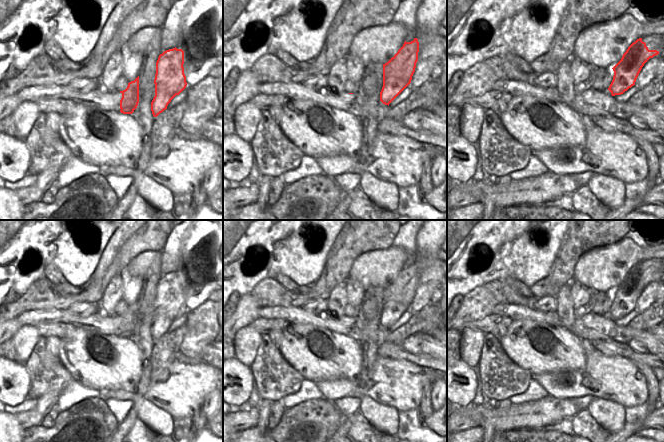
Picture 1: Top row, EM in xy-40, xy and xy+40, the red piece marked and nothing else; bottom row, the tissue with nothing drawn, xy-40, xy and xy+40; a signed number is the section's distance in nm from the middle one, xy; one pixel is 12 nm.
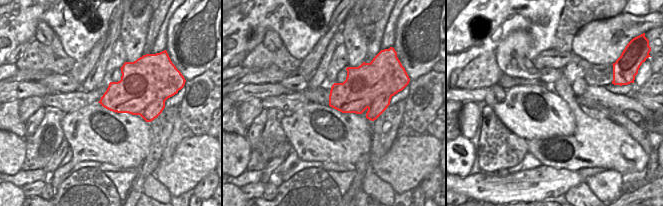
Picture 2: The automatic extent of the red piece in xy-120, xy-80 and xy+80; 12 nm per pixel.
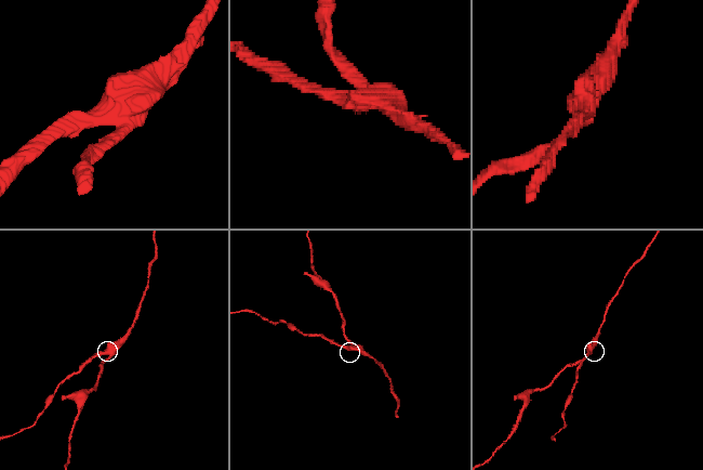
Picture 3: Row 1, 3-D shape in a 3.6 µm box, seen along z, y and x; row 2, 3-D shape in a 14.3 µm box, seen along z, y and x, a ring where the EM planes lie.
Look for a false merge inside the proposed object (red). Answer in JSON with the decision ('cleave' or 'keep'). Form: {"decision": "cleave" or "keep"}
{"decision": "cleave"}

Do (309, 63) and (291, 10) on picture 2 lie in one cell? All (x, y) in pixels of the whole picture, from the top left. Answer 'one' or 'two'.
two

